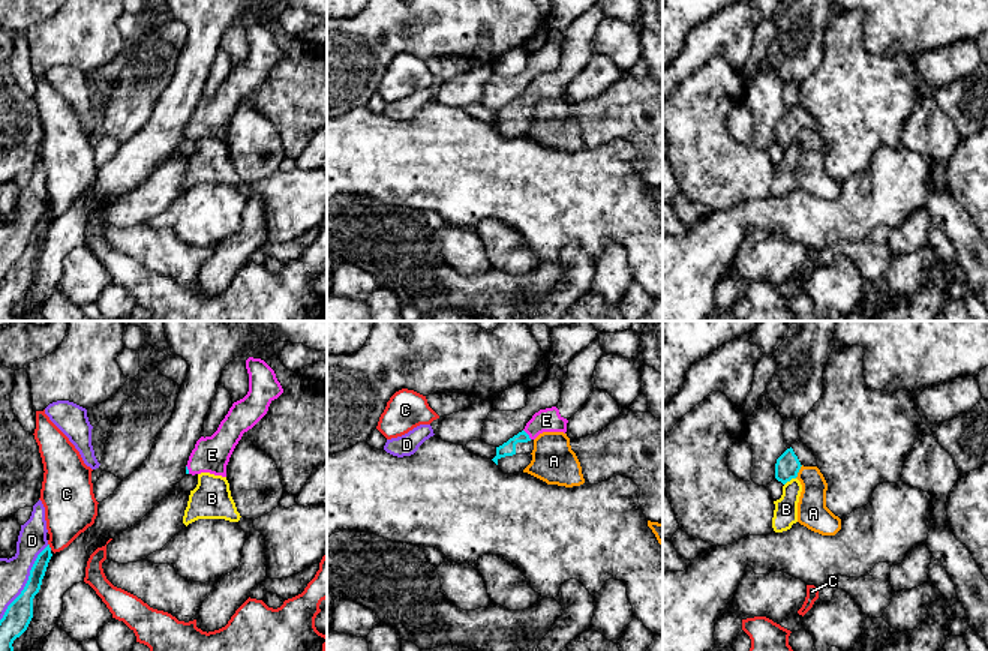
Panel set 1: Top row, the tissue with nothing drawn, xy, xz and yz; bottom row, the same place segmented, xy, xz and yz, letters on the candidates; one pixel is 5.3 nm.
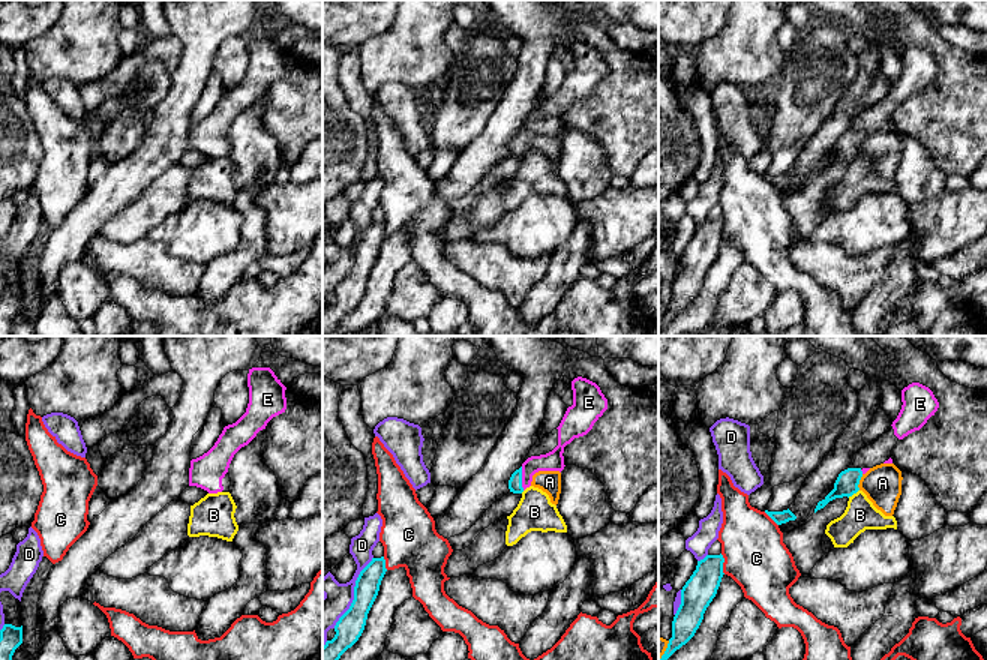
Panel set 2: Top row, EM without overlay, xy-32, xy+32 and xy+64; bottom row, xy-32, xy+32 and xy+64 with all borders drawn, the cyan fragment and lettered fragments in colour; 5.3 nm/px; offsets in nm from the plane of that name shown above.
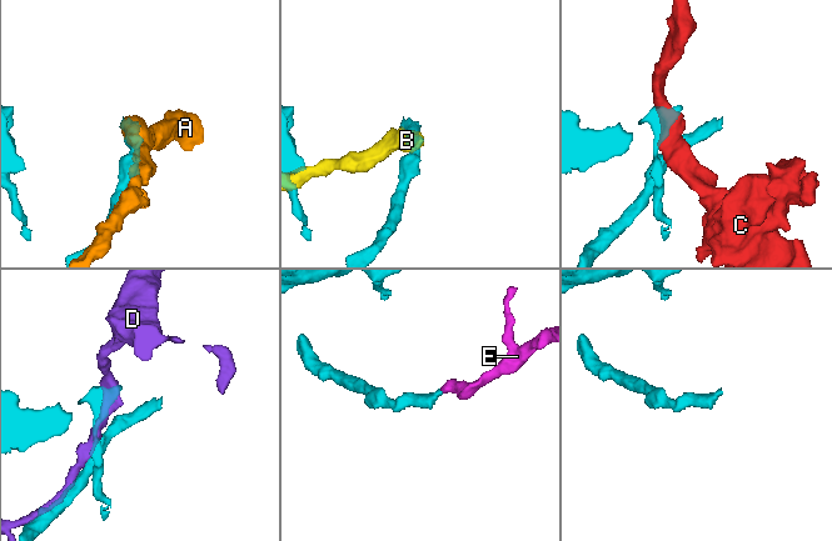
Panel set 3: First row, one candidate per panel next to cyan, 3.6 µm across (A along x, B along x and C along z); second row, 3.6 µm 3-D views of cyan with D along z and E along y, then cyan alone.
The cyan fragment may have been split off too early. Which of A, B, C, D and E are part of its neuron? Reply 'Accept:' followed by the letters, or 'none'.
Accept: E

